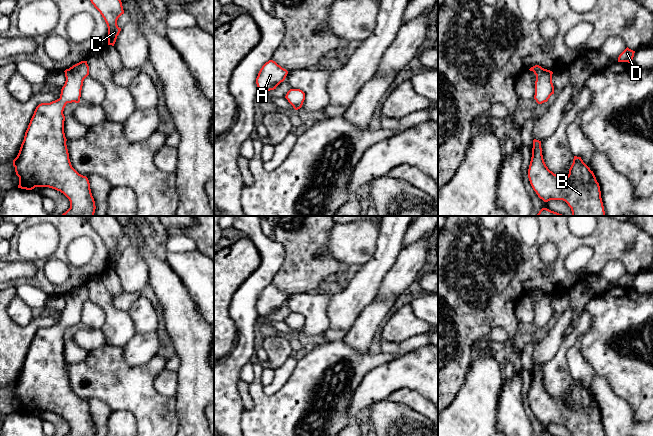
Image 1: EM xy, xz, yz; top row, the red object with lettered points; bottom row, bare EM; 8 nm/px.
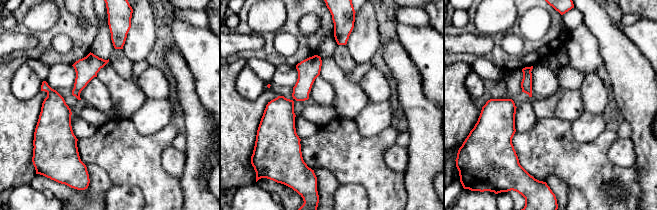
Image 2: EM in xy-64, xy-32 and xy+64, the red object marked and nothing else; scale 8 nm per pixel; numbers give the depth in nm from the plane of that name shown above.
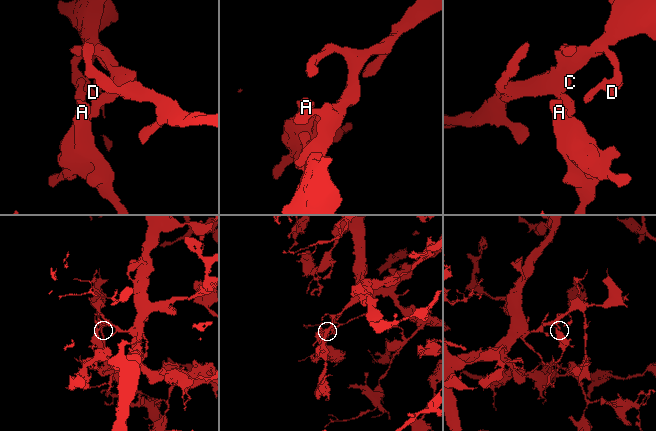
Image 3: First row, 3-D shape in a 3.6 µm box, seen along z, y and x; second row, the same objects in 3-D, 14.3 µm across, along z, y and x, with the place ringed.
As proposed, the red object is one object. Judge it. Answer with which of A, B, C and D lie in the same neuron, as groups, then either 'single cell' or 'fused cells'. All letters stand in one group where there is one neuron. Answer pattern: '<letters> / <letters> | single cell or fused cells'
A B C D | single cell

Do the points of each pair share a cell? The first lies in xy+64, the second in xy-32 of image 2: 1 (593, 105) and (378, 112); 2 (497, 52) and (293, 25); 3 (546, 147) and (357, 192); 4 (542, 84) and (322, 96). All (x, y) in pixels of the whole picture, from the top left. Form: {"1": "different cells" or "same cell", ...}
{"1": "different cells", "2": "same cell", "3": "different cells", "4": "same cell"}

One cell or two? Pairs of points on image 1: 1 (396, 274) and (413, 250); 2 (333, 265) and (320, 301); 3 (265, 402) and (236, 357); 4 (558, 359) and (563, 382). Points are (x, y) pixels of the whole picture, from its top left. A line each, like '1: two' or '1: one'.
1: one
2: two
3: two
4: one

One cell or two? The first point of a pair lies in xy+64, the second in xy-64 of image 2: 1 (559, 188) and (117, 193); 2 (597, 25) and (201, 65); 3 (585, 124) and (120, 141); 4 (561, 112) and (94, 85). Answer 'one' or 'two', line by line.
1: two
2: two
3: two
4: two

